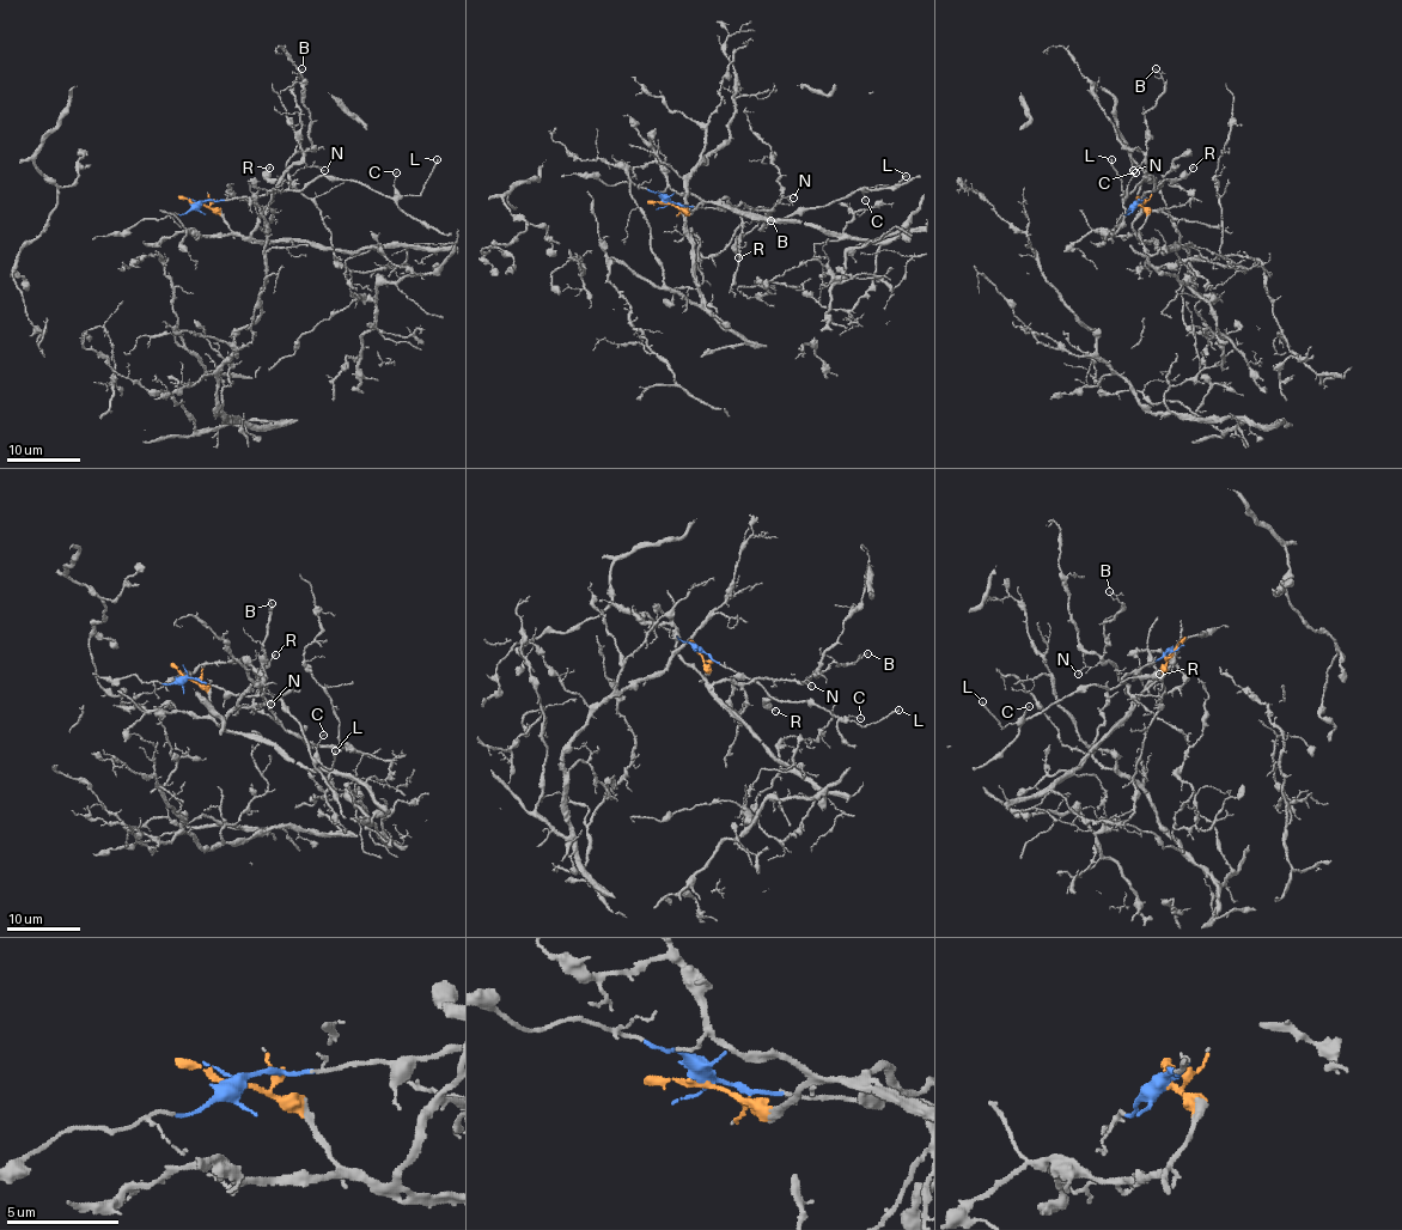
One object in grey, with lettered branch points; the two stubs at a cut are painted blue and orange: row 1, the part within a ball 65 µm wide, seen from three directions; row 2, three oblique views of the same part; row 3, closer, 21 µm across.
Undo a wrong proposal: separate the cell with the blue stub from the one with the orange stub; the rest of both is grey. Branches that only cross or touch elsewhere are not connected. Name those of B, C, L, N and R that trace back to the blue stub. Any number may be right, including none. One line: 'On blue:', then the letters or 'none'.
On blue: C, L, R

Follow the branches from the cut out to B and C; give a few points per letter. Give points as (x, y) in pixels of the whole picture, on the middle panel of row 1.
B: (666, 202), (694, 211), (703, 202), (715, 202), (725, 198), (732, 205), (772, 211), (762, 229), (772, 219)
C: (666, 202), (736, 208), (755, 219), (780, 219), (827, 206), (861, 190), (866, 201)

